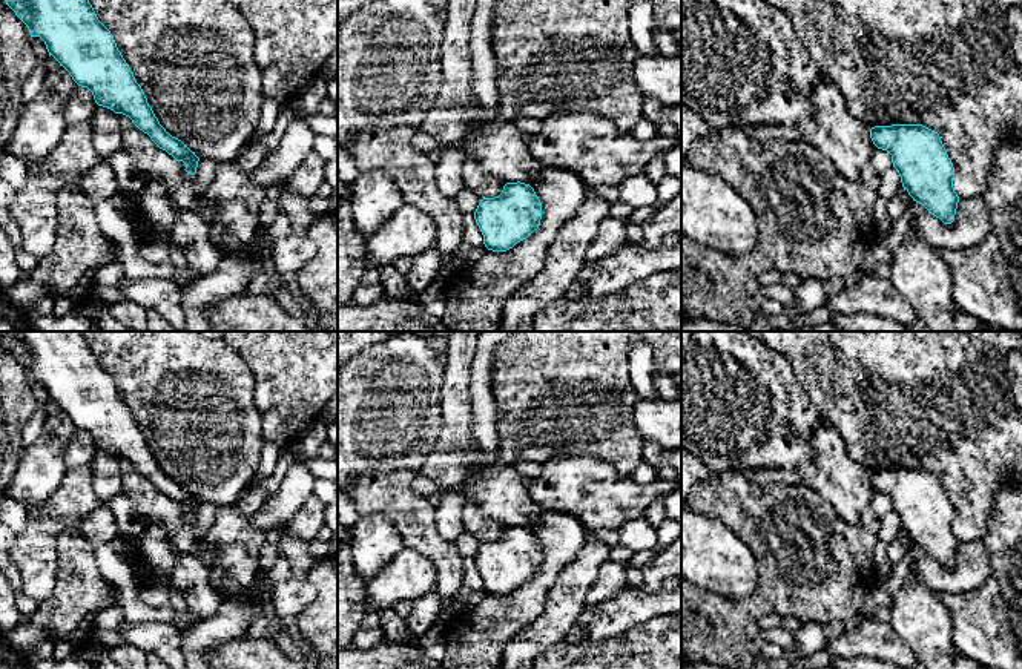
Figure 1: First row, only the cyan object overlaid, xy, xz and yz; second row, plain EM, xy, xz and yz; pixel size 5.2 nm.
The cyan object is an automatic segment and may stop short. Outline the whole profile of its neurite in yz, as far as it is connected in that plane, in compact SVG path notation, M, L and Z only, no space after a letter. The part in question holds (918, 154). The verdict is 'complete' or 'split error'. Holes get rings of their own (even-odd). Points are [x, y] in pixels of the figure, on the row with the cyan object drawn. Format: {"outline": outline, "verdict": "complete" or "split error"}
{"outline": "M892 124L872 127L870 138L878 149L892 155L892 163L901 176L902 187L913 201L922 204L928 213L939 218L944 224L951 224L959 196L953 187L954 167L939 133L922 124Z", "verdict": "complete"}

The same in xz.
{"outline": "M506 183L499 196L480 199L474 219L485 247L506 252L539 229L542 203L529 184Z", "verdict": "complete"}

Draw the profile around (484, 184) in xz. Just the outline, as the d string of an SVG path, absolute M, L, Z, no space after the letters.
M466 160L462 164L462 176L465 186L482 199L499 196L506 184L497 176L486 173L474 160Z

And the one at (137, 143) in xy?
M117 114L121 124L121 146L135 158L138 169L152 178L164 176L172 187L186 183L178 161L160 149L147 133L140 130L129 117Z

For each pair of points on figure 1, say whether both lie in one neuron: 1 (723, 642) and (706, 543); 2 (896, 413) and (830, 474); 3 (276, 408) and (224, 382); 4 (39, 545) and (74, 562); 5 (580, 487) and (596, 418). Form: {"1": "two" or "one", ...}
{"1": "two", "2": "two", "3": "two", "4": "two", "5": "two"}

